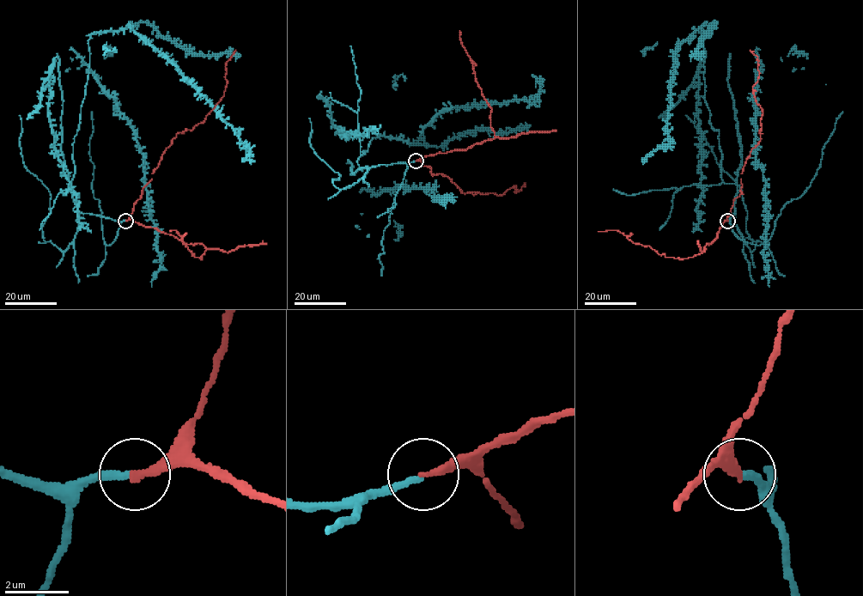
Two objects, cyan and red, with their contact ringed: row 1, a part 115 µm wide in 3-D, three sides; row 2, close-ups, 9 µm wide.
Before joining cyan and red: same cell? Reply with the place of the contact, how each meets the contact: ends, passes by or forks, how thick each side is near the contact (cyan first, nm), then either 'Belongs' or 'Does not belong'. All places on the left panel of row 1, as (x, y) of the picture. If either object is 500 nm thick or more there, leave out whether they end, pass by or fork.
Place: (125, 221). At the ring cyan ends. At the ring red ends. Thickness 200 nm (cyan) against 240 nm. Belongs

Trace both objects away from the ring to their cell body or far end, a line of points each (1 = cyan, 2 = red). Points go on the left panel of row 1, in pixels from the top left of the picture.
1: (125, 221), (82, 213), (68, 184), (75, 173), (73, 144), (92, 33), (134, 25), (232, 127), (254, 161)
2: (125, 221), (172, 140), (177, 134), (191, 130), (203, 122), (223, 95), (227, 82), (225, 63), (235, 50)

